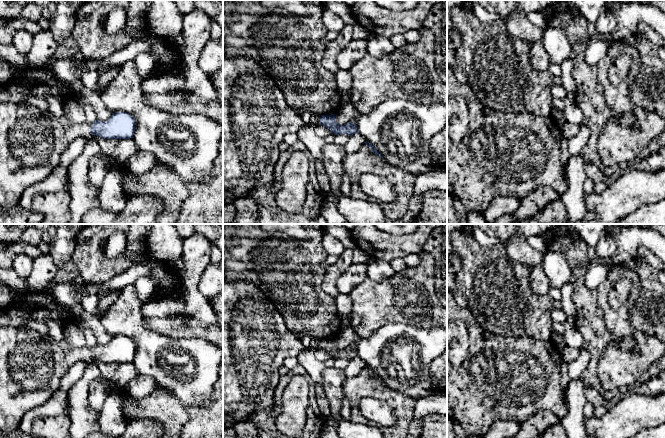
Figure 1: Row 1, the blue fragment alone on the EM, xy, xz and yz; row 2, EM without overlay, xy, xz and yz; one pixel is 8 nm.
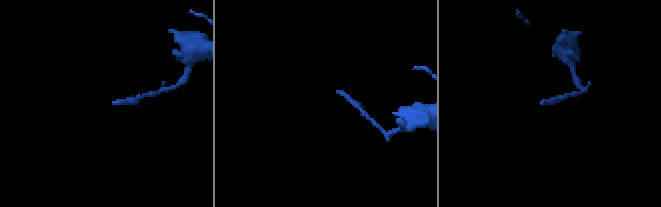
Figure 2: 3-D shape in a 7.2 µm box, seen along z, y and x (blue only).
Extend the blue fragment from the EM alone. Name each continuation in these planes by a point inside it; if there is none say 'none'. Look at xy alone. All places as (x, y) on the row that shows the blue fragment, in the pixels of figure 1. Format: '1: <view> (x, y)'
1: xy (32, 141)

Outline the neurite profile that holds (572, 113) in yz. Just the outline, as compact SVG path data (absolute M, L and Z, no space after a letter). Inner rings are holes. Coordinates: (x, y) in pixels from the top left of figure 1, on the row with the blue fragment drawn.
M568 97L564 99L564 117L566 122L575 123L578 125L583 124L583 115L581 109L576 104L575 100L571 100Z

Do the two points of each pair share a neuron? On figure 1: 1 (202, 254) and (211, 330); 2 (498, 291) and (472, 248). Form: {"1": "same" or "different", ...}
{"1": "different", "2": "same"}

